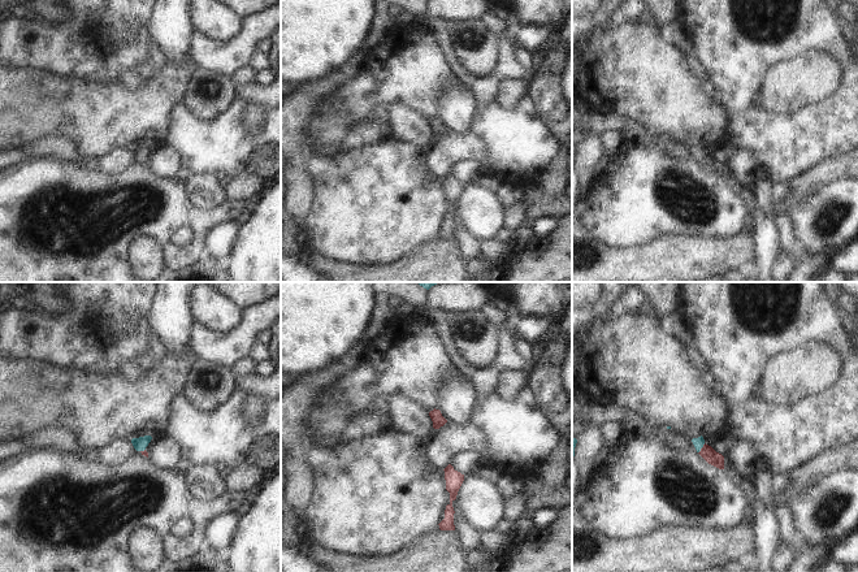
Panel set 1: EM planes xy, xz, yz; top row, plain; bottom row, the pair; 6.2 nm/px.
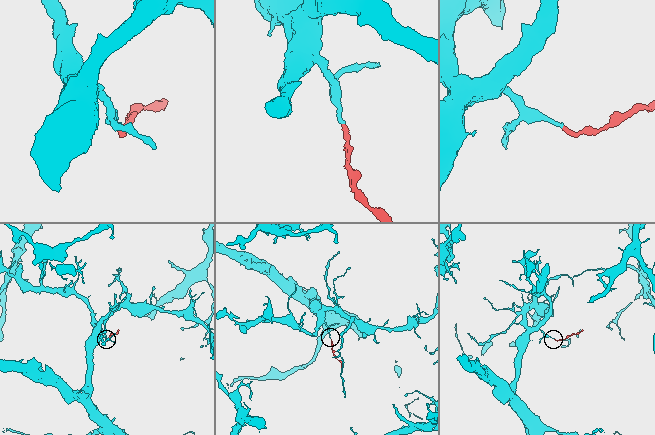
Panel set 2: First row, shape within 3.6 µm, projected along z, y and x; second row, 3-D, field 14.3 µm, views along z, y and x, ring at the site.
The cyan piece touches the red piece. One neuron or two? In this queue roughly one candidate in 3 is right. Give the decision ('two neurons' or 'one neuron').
one neuron

